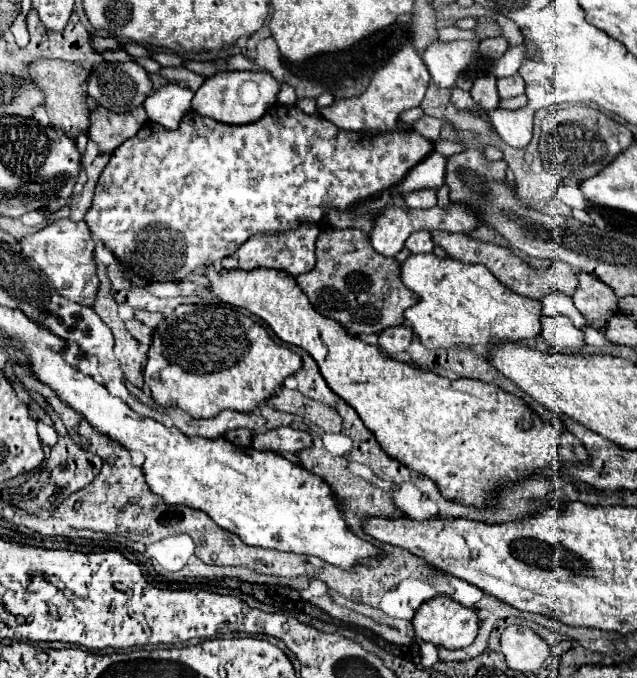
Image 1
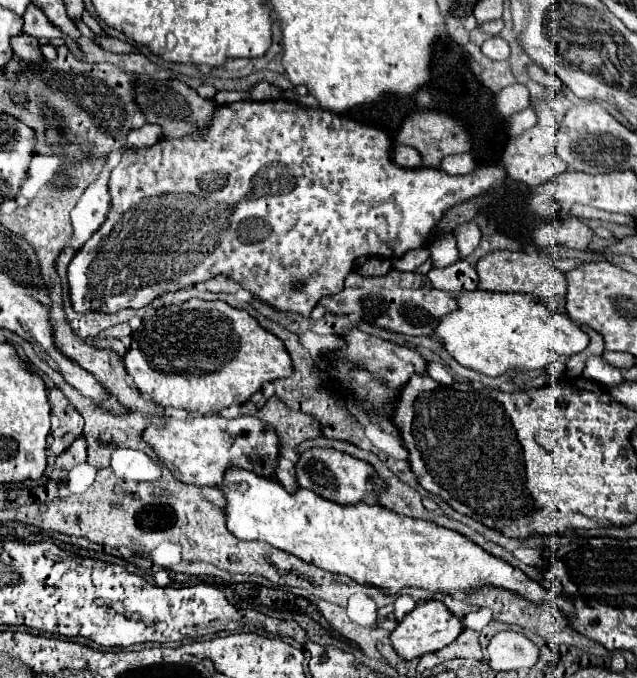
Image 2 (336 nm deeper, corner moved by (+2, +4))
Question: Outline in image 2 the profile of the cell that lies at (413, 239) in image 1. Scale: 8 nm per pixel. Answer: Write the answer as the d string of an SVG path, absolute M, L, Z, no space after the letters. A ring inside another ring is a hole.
M460 260L458 264L452 264L448 268L440 268L440 270L434 268L428 272L428 278L438 290L446 290L450 294L474 290L478 284L476 270L466 260Z

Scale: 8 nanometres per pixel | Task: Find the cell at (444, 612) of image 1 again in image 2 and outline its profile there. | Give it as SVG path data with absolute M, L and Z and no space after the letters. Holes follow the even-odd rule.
M430 600L422 606L416 606L398 626L396 630L390 634L390 642L392 642L392 648L404 658L404 660L414 660L414 658L420 658L422 654L428 654L428 652L438 652L442 650L444 646L452 644L462 632L462 624L460 620L438 600Z

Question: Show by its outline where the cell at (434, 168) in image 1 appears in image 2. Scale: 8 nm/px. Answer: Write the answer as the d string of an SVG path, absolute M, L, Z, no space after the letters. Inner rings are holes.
M396 142L392 144L392 160L394 160L394 164L398 164L402 168L420 168L422 166L418 150L404 146L404 144L396 144Z

